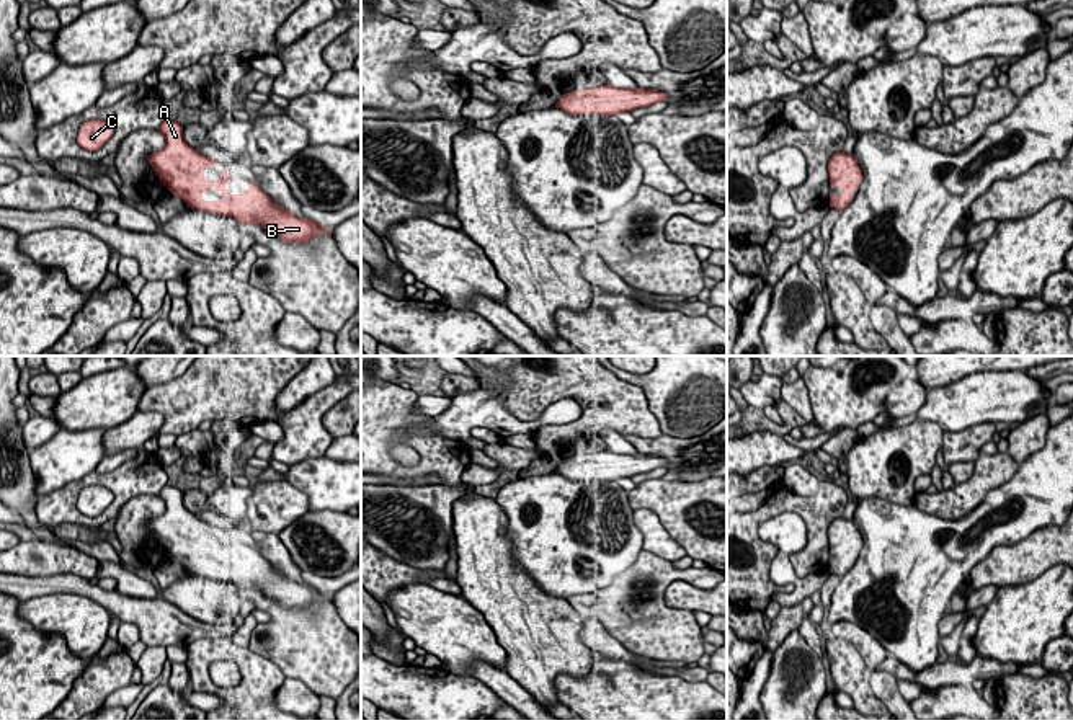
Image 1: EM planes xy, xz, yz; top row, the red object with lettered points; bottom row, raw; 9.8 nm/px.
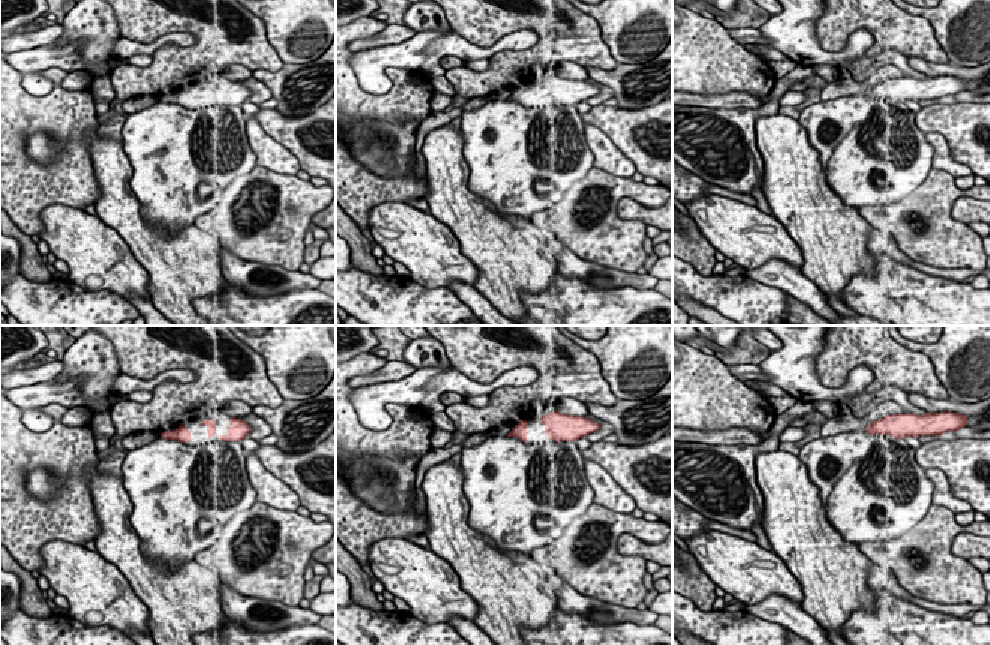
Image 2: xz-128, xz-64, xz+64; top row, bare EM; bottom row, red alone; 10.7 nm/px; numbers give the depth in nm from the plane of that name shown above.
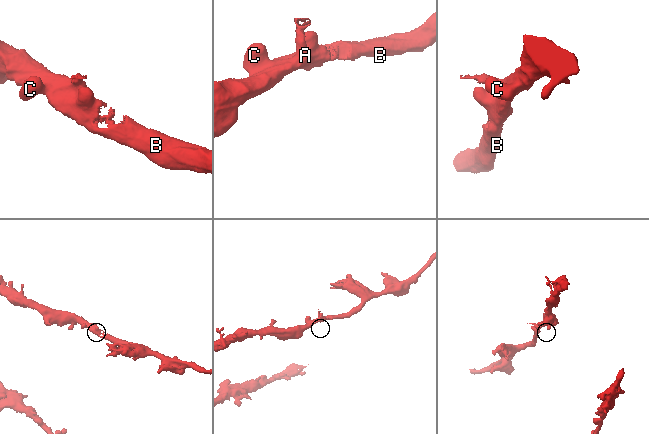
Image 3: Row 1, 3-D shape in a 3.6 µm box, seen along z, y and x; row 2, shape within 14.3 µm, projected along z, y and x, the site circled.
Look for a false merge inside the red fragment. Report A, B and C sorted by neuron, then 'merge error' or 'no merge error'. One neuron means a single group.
A B C | no merge error

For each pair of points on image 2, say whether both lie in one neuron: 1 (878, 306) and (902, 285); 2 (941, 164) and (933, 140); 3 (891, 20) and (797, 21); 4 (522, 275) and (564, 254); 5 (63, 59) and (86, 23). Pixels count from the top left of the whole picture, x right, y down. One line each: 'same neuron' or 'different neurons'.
1: same neuron
2: same neuron
3: different neurons
4: different neurons
5: different neurons

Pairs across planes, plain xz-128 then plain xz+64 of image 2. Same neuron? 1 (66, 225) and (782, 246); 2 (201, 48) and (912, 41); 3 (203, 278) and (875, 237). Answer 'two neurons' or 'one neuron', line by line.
1: one neuron
2: one neuron
3: two neurons

